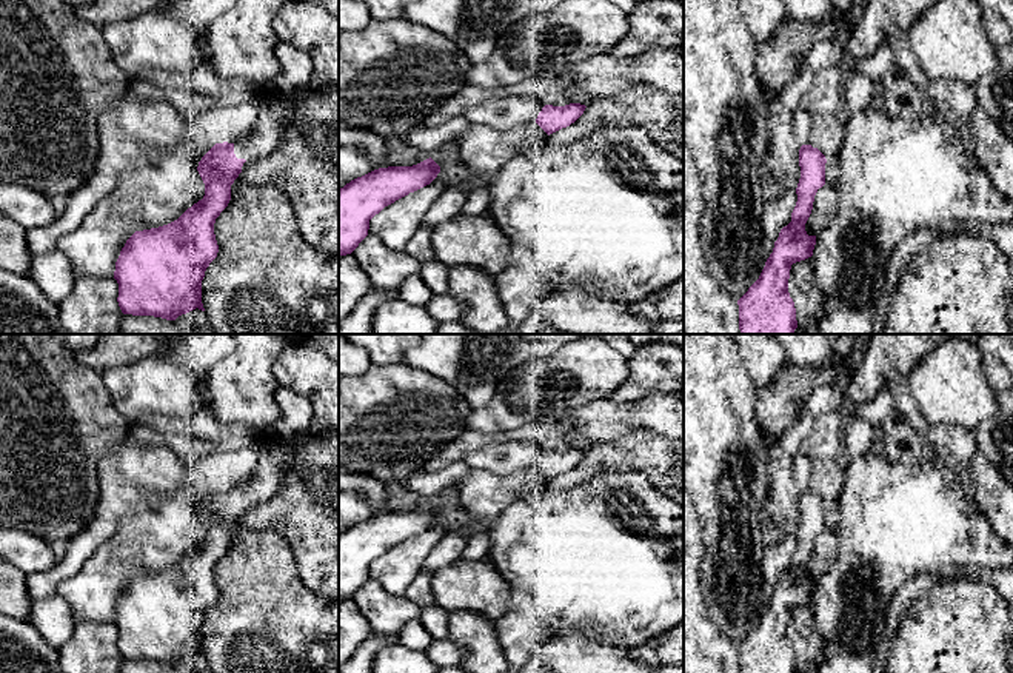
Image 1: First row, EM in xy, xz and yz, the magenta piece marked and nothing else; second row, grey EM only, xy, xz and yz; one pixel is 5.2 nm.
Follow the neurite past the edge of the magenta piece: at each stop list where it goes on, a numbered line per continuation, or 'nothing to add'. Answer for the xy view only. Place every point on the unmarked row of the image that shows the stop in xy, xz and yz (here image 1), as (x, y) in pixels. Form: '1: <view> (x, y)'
1: xy (265, 482)

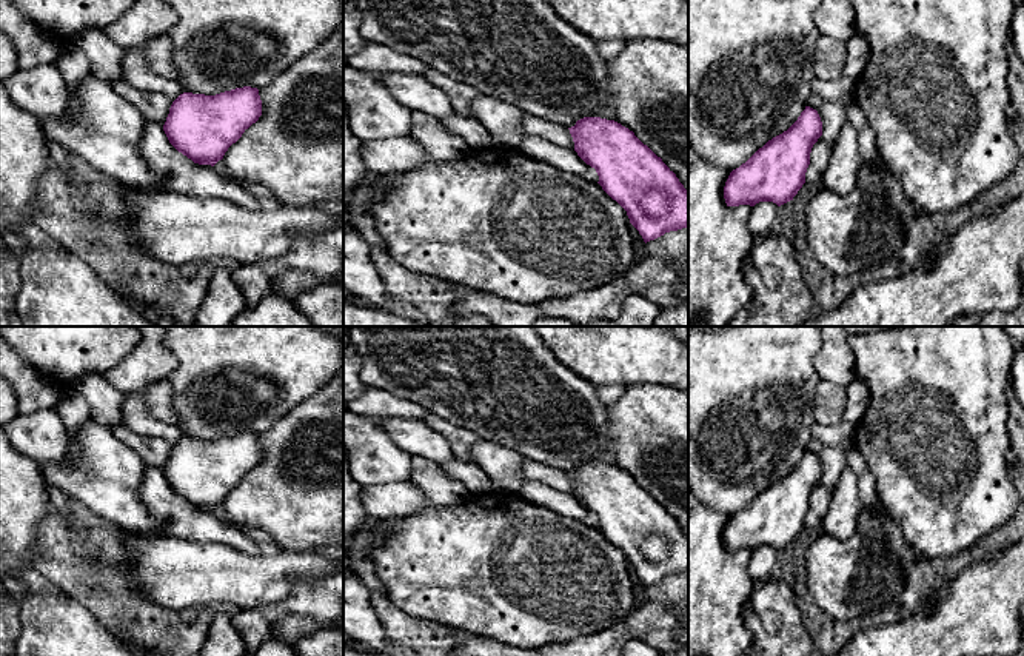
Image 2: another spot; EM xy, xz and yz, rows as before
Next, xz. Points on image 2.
nothing to add

